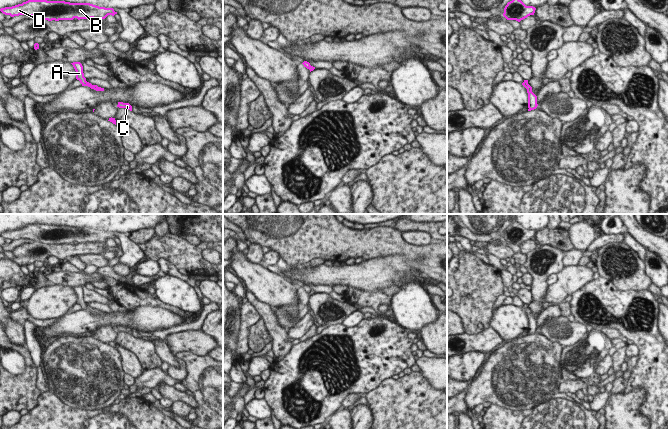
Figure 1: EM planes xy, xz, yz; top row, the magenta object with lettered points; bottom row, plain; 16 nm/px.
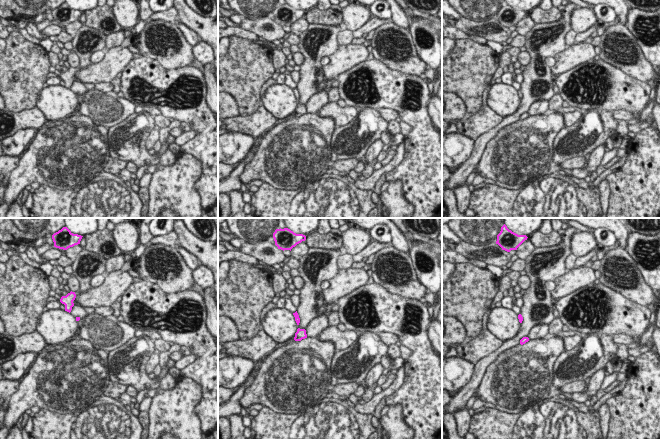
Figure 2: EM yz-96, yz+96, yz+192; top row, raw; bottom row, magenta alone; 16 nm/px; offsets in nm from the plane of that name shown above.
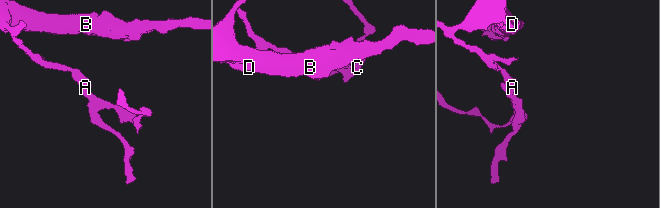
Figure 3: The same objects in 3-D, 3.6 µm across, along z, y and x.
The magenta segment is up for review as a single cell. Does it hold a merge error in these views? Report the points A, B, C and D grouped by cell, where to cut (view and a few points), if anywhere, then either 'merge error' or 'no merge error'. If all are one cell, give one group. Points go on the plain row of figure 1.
A B D / C; cut in xy along (86, 306), (87, 309); merge error

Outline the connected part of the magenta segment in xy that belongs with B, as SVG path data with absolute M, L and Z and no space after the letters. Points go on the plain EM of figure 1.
M28 224L12 231L1 232L0 235L11 241L28 239L48 245L80 243L105 243L117 236L113 232L99 231L90 227L70 227L65 225Z

